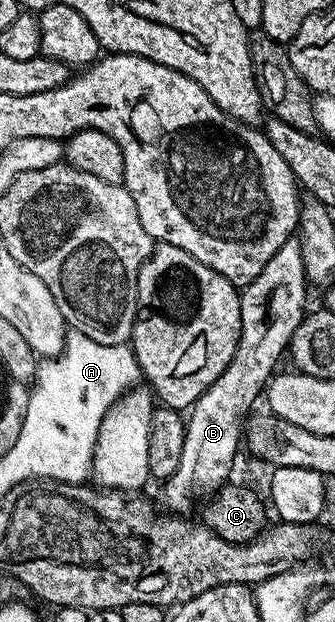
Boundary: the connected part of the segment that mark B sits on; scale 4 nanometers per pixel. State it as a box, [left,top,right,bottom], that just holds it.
[162,239,309,515]

